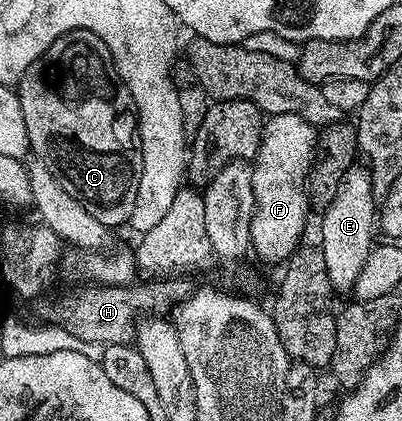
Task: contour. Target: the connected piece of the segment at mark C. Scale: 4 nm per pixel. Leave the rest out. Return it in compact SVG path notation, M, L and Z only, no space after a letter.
M70 31L57 37L57 41L53 41L53 45L49 45L49 49L45 49L45 53L41 53L41 57L37 57L37 61L33 61L33 65L29 65L27 72L19 76L17 94L21 101L21 113L25 113L25 129L29 133L31 151L39 154L36 156L50 169L53 177L57 177L57 181L61 181L61 189L65 189L65 193L69 193L69 197L73 197L88 208L91 215L97 217L97 221L101 221L101 225L118 229L122 223L123 226L130 224L133 205L137 201L137 193L140 190L139 182L143 164L143 148L139 145L139 116L135 110L135 100L129 93L125 81L115 72L113 57L105 45L105 41L101 37L97 37L95 31Z

